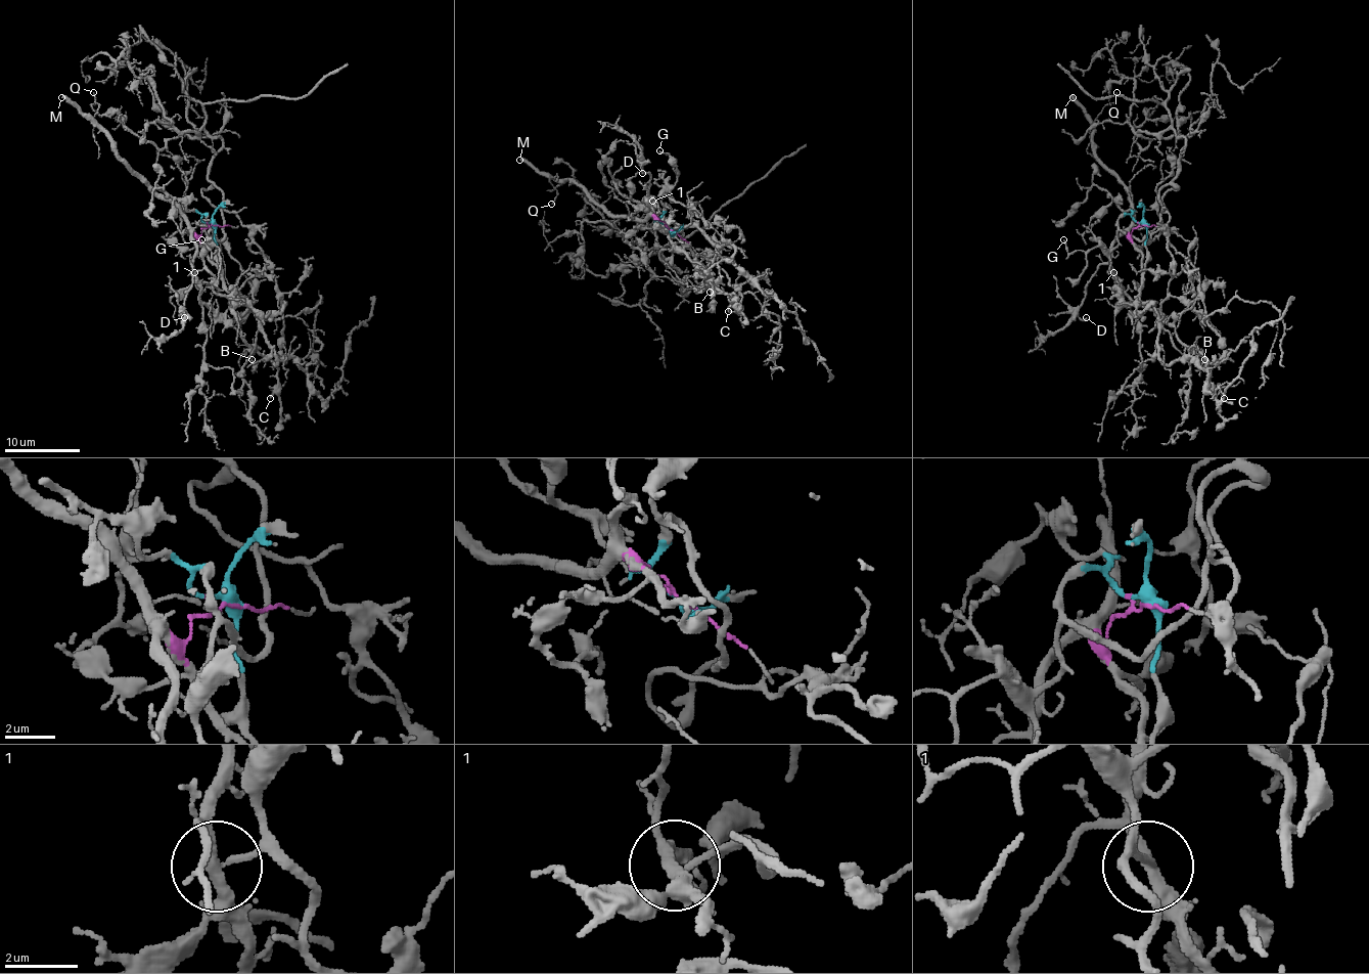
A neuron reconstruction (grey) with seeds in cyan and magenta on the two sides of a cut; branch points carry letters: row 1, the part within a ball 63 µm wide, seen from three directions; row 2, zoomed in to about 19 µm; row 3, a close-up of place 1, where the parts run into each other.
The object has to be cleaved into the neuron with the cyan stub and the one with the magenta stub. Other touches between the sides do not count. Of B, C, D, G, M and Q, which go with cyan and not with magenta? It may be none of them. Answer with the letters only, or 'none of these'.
G

